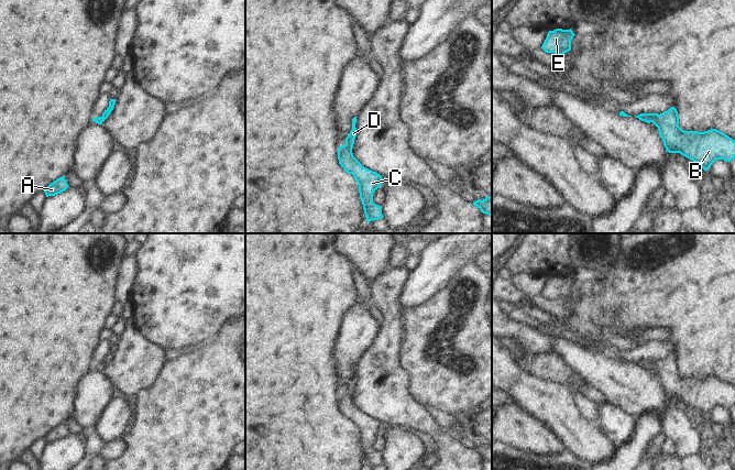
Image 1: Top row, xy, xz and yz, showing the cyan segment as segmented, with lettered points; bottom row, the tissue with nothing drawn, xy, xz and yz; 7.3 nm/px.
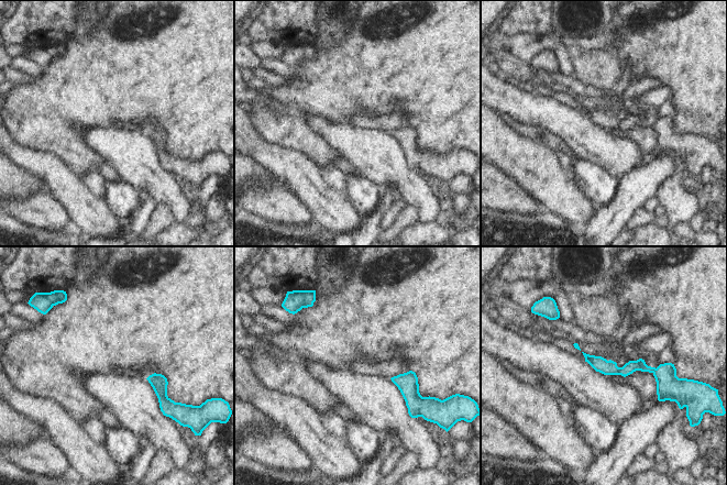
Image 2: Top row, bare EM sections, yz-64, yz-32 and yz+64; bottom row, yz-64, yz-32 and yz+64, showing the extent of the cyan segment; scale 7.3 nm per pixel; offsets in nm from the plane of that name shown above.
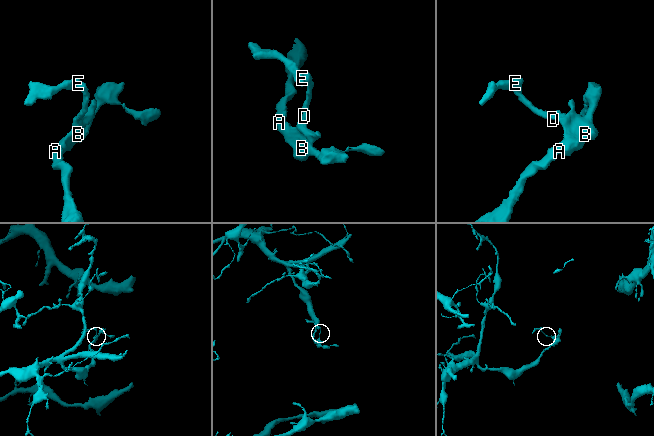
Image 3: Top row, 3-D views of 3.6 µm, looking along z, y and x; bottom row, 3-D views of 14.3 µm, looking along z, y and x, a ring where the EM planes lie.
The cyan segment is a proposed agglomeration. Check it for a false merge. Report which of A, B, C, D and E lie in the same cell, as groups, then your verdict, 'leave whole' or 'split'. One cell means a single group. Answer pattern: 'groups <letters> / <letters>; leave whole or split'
groups A B C D E; leave whole

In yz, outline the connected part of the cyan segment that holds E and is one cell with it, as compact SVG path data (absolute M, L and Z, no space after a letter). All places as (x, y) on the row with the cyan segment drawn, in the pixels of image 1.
M556 29L549 31L541 46L546 53L563 55L571 51L571 41L575 34L570 30Z

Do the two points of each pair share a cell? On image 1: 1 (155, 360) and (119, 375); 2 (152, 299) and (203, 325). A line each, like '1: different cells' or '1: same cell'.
1: same cell
2: same cell

